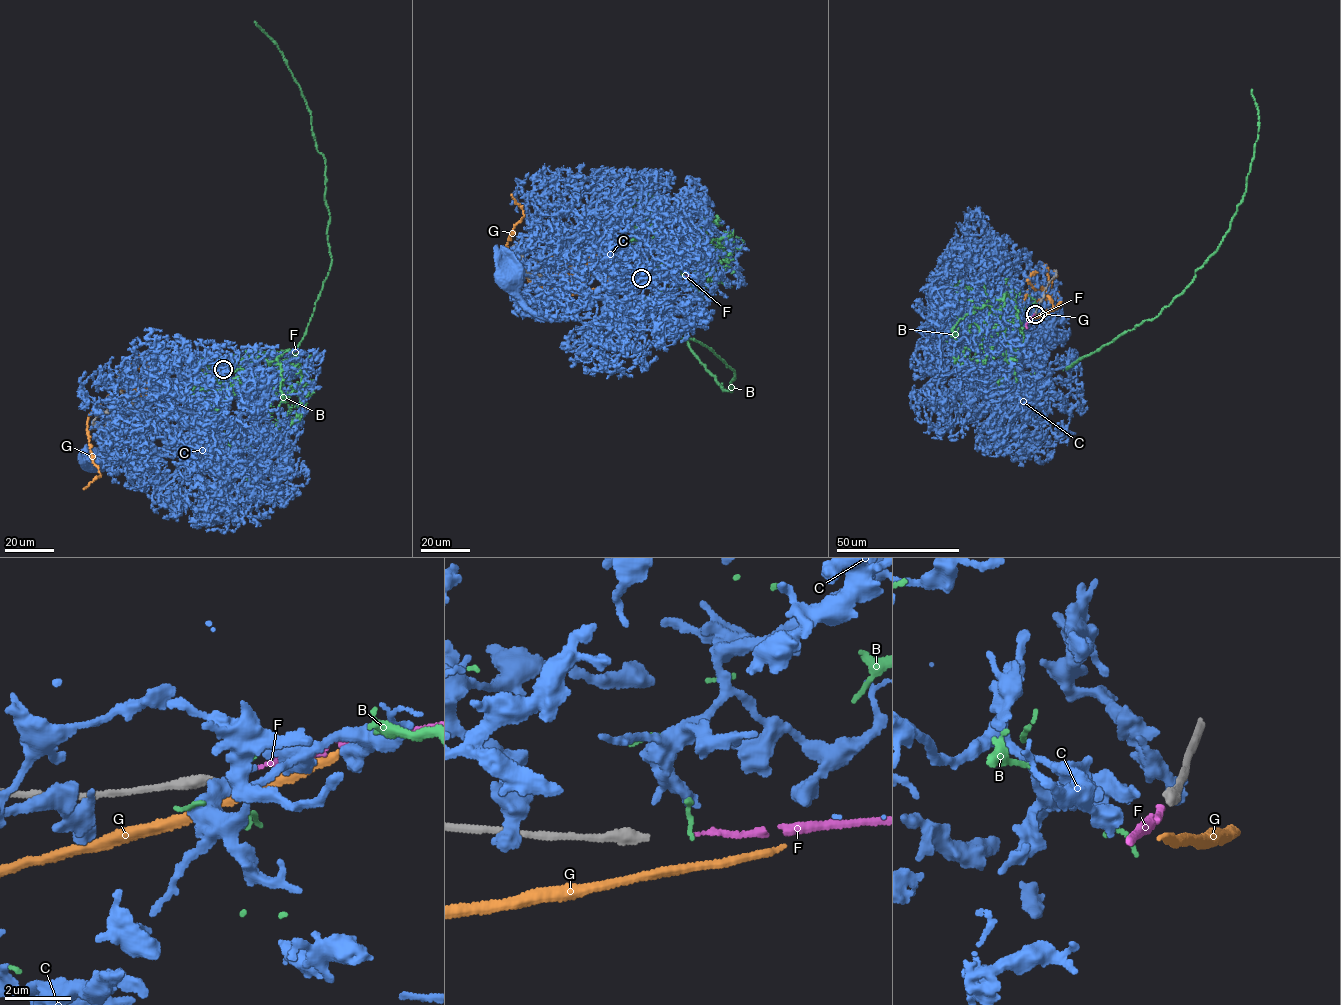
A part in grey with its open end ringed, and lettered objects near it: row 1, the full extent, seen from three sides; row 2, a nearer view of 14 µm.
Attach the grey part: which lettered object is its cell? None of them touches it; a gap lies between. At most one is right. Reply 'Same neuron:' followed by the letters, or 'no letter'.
Same neuron: F

